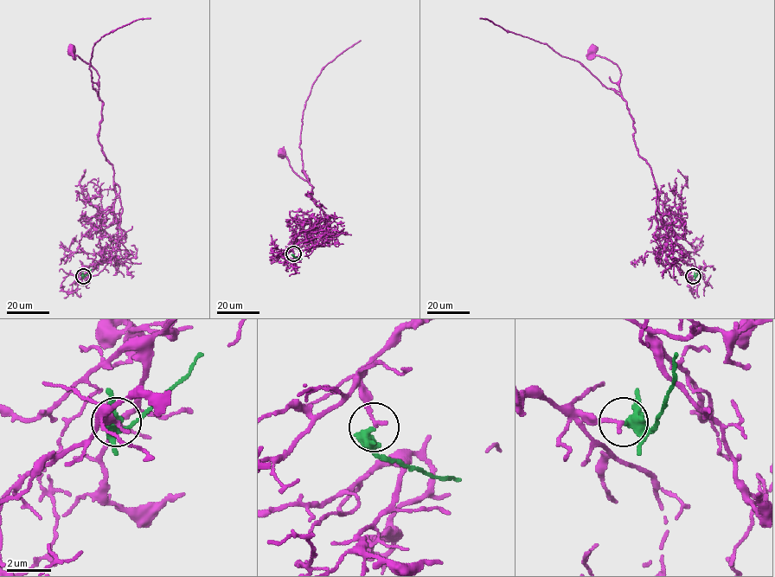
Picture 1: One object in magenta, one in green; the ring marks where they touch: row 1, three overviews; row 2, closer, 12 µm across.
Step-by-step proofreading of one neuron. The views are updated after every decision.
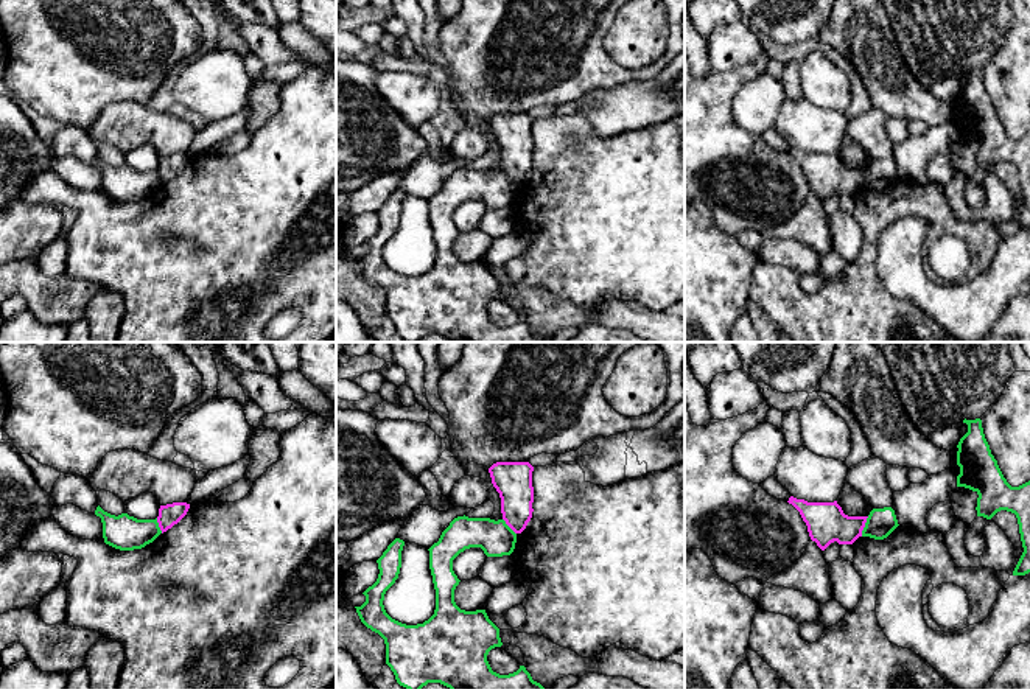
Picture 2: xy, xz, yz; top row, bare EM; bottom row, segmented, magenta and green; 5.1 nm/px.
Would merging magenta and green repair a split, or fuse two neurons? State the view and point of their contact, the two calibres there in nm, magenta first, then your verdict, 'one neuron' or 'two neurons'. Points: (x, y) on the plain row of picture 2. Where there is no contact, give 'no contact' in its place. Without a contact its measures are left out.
yz (864, 178) | 200/150 nm | two neurons

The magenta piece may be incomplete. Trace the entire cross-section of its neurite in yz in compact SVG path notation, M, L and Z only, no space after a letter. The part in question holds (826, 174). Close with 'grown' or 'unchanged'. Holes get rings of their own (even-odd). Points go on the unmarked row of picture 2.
M794 148L787 152L801 166L812 193L825 202L831 194L853 196L865 179L868 168L848 168L834 154L808 154Z; unchanged

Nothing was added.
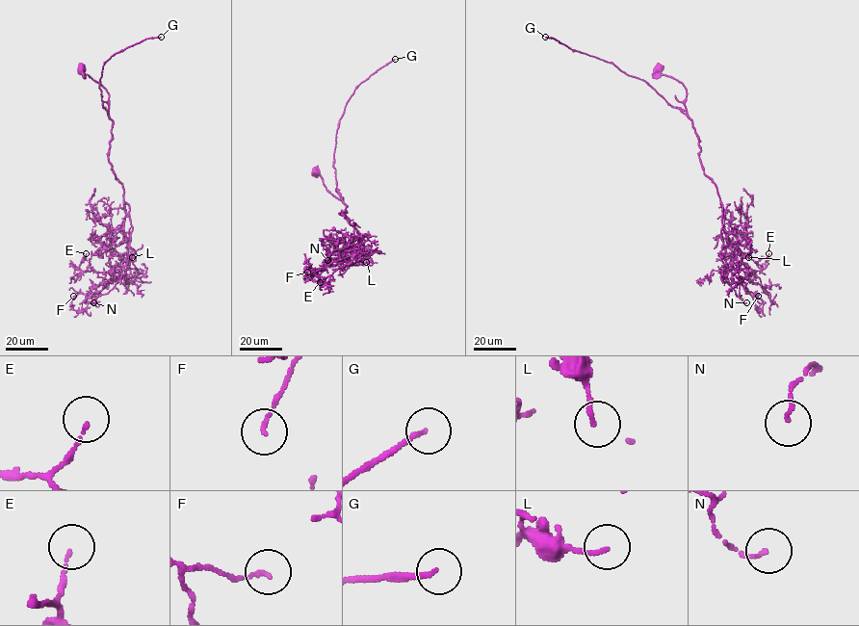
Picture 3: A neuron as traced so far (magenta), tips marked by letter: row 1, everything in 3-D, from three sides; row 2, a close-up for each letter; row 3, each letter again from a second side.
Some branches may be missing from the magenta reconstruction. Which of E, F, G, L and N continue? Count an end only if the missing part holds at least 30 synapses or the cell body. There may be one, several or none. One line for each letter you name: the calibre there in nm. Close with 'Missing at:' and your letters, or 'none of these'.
G: 140 nm
Missing at: G

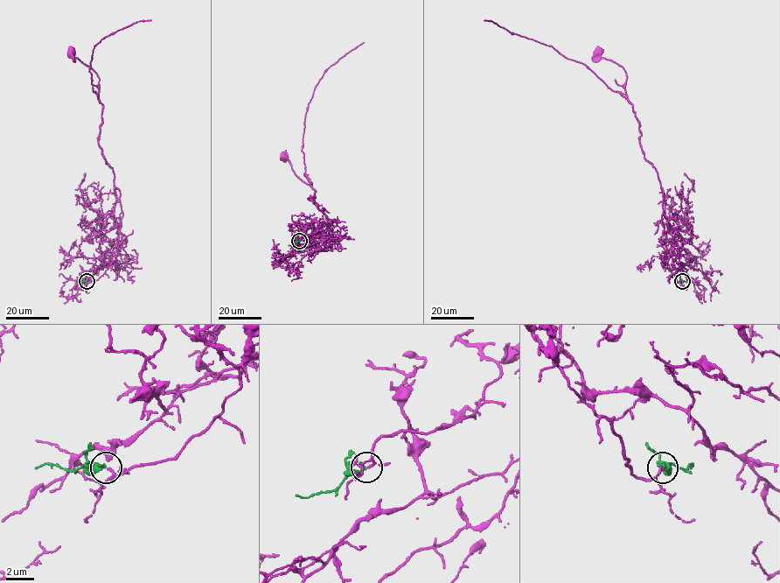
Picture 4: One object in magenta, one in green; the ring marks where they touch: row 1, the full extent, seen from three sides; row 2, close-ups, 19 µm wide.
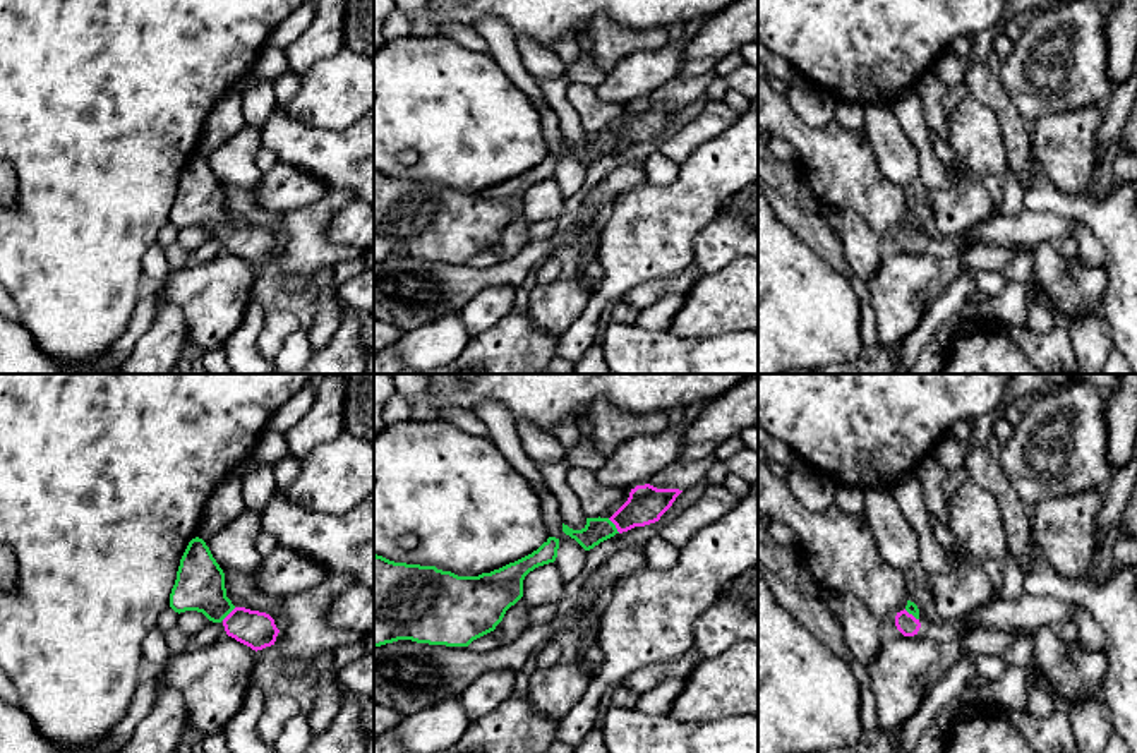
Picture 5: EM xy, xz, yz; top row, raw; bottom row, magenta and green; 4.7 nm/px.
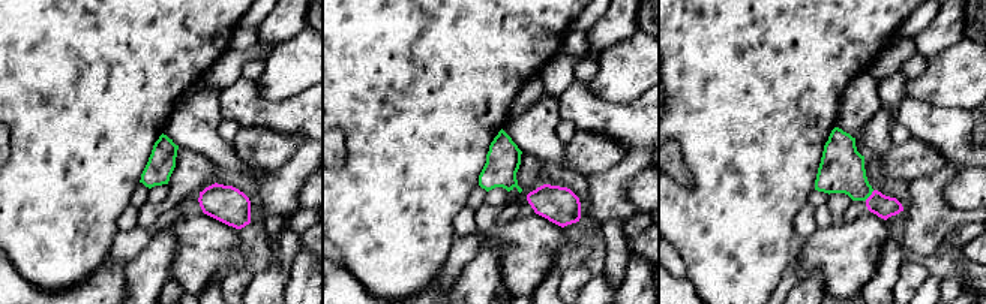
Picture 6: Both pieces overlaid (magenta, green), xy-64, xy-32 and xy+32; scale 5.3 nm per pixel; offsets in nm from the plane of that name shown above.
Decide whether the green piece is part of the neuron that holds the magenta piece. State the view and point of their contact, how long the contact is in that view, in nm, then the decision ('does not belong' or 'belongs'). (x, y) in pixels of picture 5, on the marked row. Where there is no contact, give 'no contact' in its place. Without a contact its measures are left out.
xz (614, 524) | 90 nm | belongs

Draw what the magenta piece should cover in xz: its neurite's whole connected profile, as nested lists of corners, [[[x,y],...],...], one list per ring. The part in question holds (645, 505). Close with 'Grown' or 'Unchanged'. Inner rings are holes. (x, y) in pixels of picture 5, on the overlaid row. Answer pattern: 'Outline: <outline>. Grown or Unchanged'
Outline: [[[650,484],[636,485],[611,518],[587,518],[581,530],[562,523],[562,532],[590,551],[616,533],[659,521],[681,492],[679,489],[657,489]]]. Grown

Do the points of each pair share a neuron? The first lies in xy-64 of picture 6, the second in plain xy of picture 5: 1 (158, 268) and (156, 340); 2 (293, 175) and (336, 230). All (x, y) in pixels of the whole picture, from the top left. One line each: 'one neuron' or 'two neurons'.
1: one neuron
2: two neurons

